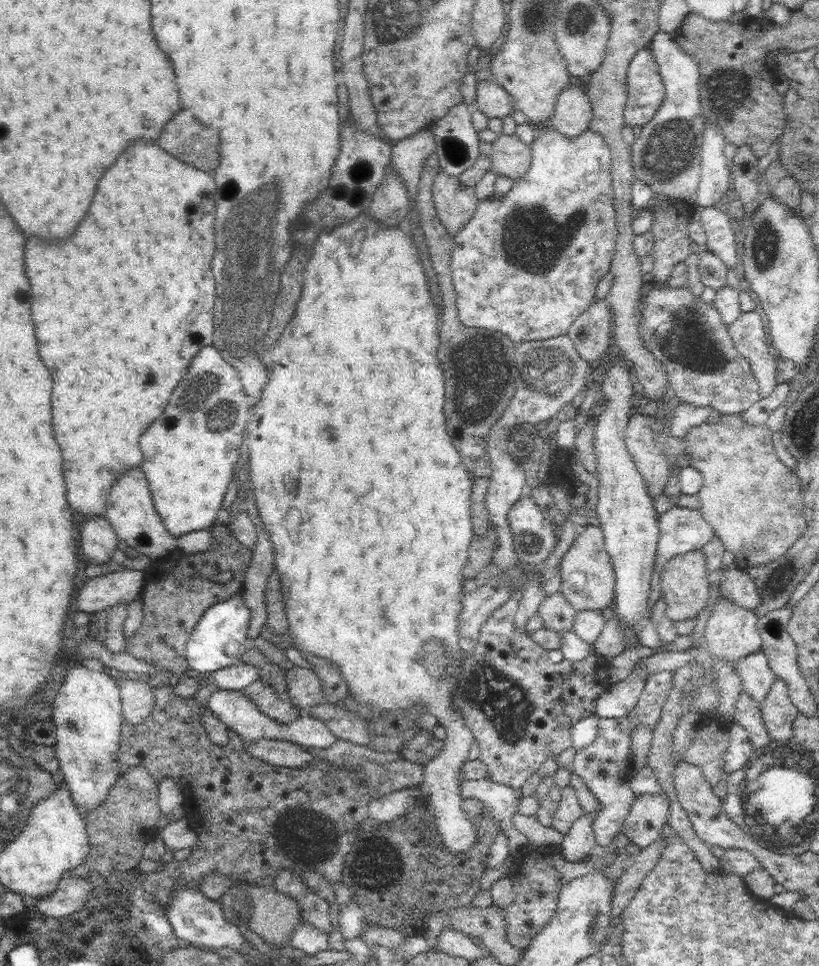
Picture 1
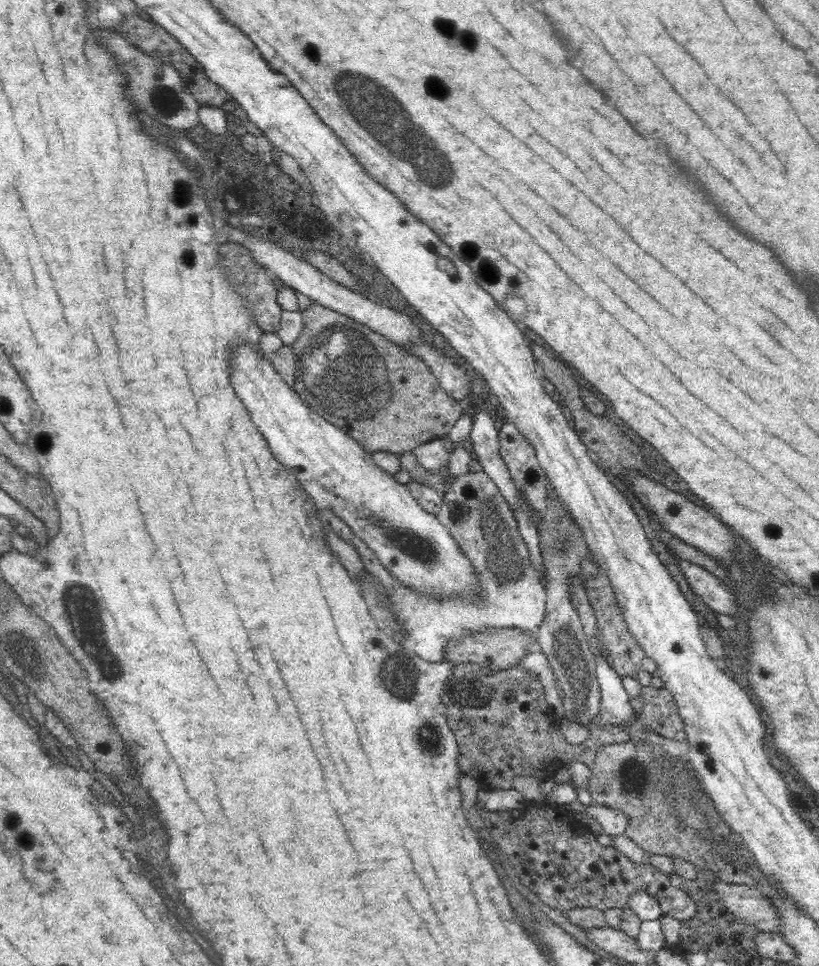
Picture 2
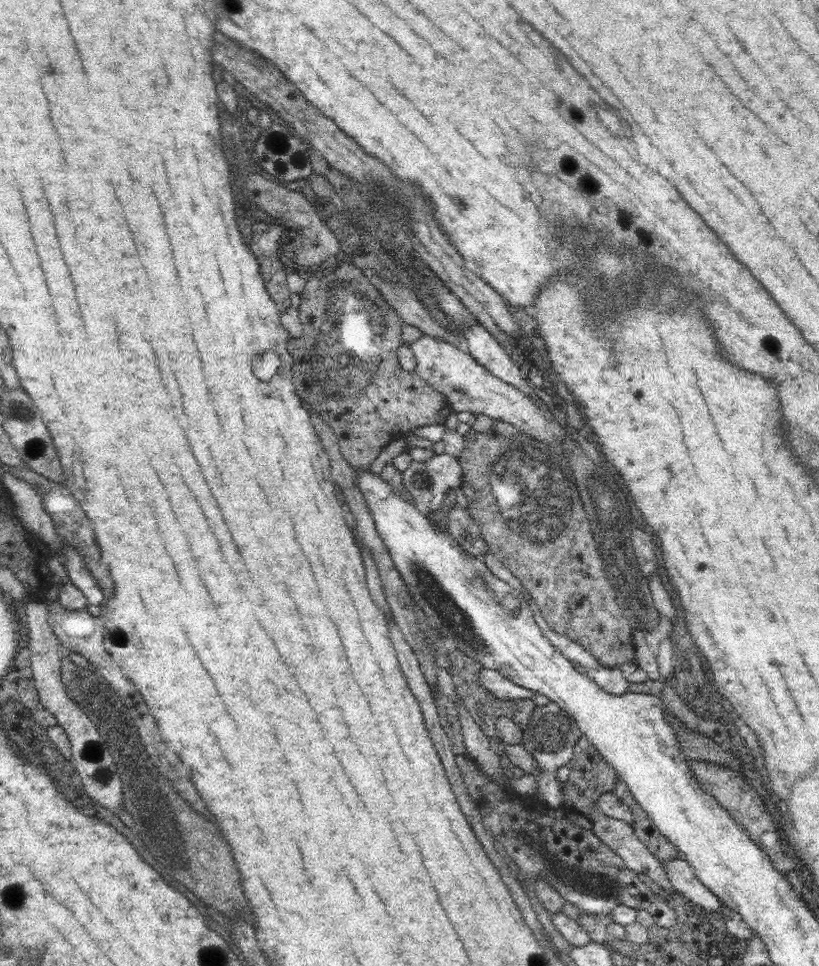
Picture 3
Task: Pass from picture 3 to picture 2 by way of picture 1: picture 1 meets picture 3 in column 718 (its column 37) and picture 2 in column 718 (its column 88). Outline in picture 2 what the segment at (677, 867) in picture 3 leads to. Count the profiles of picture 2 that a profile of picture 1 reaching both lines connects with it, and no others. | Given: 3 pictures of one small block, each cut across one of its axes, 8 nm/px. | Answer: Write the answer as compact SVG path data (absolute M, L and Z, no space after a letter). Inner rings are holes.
M718 882L714 888L718 892L720 902L736 914L736 918L756 926L760 932L780 932L780 920L776 914L776 908L770 904L770 898L766 898L758 886L750 888L746 884L728 884L728 882Z

